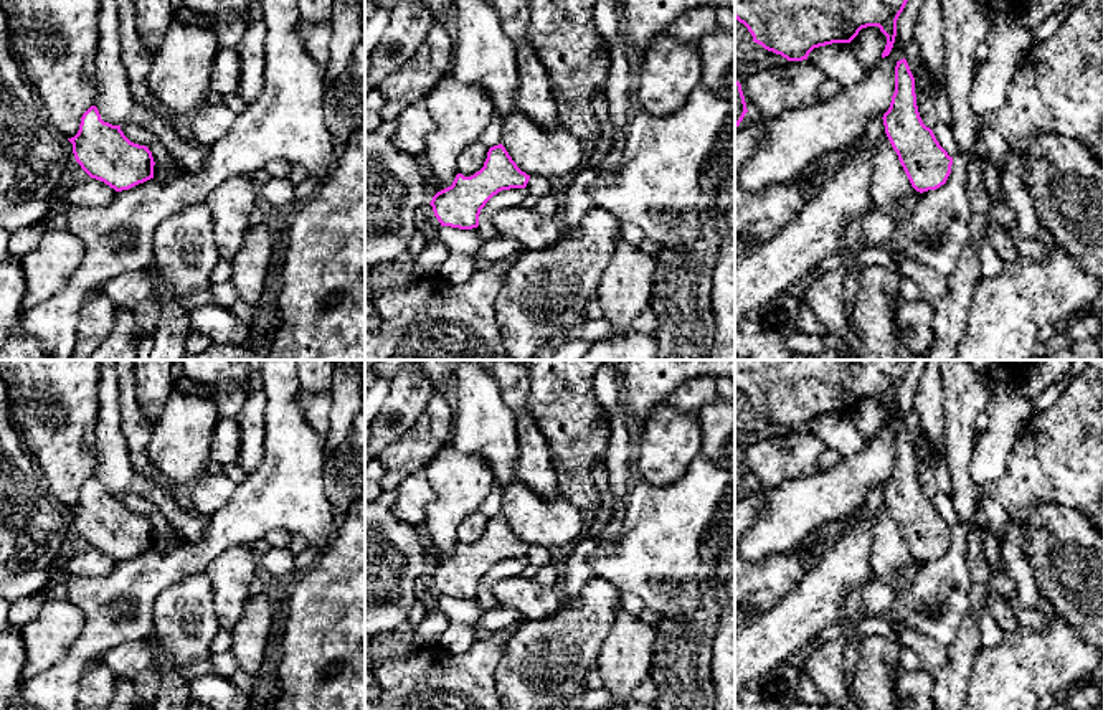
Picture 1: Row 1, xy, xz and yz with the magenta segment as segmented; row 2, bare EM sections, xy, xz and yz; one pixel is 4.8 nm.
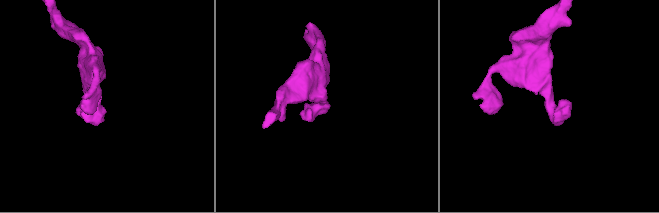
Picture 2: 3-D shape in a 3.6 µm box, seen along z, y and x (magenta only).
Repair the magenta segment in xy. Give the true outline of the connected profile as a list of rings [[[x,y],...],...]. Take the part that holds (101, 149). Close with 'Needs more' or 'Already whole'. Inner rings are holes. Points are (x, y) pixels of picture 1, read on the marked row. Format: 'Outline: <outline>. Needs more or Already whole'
Outline: [[[96,106],[83,114],[78,134],[68,140],[81,168],[116,192],[154,178],[149,147],[130,142],[121,125],[104,122]]]. Already whole

